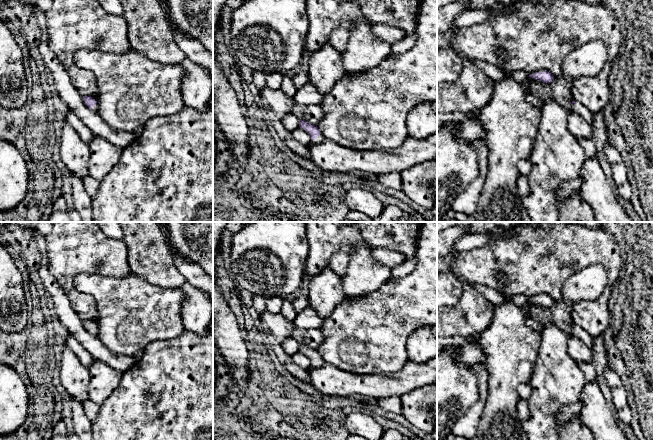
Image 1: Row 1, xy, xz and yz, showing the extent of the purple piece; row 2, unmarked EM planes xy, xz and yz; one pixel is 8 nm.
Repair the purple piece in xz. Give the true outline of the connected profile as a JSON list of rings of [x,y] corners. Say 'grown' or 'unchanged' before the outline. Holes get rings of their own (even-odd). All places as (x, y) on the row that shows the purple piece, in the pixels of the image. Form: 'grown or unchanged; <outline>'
grown; [[[299,120],[299,127],[308,132],[311,137],[311,142],[314,144],[322,143],[326,139],[315,125]]]

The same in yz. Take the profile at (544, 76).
unchanged; [[[541,71],[538,73],[533,73],[528,77],[534,78],[537,81],[541,81],[544,83],[551,83],[554,80],[554,76],[548,71]]]

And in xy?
grown; [[[84,96],[83,97],[84,104],[94,112],[98,112],[98,102],[97,98],[91,96]]]

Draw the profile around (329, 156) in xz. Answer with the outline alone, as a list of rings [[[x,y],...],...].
[[[437,133],[422,141],[408,137],[400,147],[393,150],[358,151],[346,148],[329,139],[319,144],[311,142],[308,148],[311,160],[322,172],[338,172],[348,175],[355,171],[364,171],[378,176],[393,172],[401,173],[414,165],[435,160],[437,158]]]

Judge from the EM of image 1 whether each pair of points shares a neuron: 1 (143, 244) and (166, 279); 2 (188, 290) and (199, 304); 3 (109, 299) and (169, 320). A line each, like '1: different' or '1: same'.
1: same
2: same
3: same

